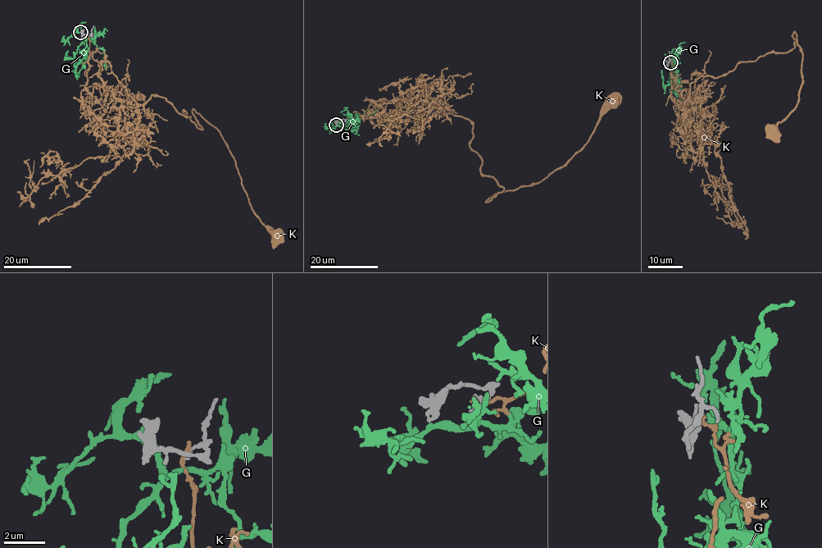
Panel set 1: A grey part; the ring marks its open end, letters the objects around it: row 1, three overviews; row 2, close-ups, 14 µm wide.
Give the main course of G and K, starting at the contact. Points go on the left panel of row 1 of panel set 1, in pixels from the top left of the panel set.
G: (80, 32), (84, 42), (78, 47), (74, 56), (80, 60), (84, 57), (80, 52), (86, 47), (84, 38)
K: (88, 36), (91, 56), (138, 104), (165, 98), (198, 128), (193, 109), (219, 130), (254, 214), (278, 236)

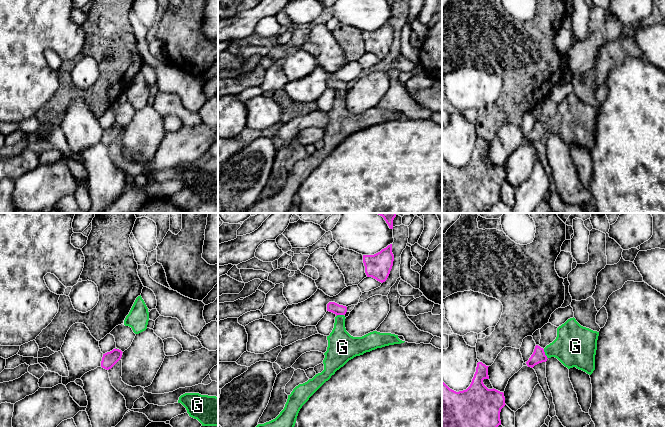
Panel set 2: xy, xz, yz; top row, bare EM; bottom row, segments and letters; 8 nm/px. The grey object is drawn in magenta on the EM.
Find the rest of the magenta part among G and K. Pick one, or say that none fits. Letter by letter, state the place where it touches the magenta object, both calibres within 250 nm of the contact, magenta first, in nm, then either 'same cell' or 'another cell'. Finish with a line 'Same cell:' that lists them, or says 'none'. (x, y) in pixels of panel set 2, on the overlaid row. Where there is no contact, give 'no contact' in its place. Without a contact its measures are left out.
G: yz (544, 354) | 110/320 nm | same cell
K: no contact | another cell
Same cell: G

